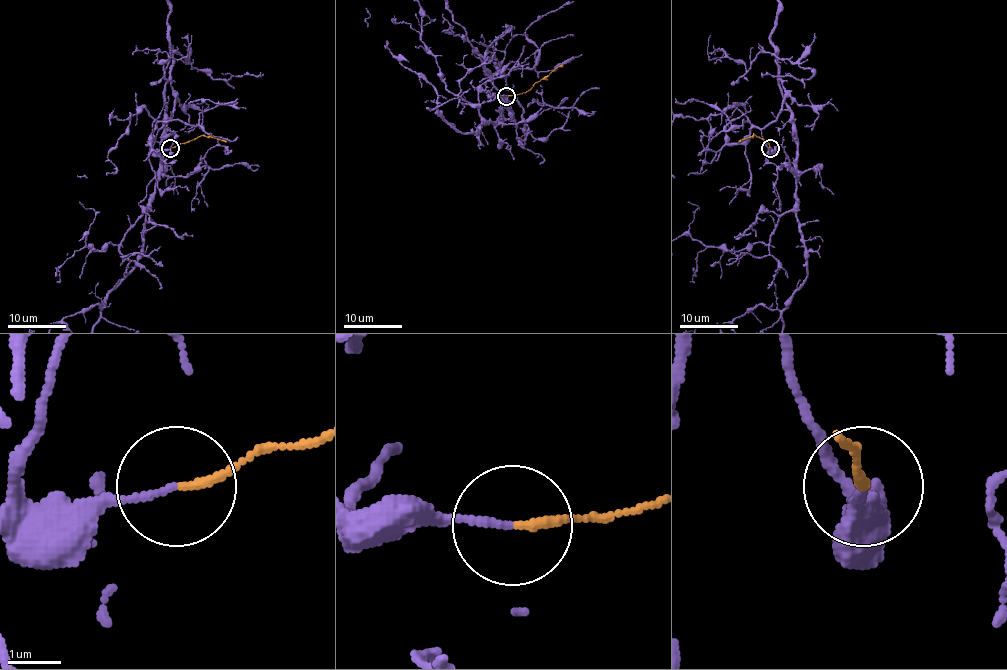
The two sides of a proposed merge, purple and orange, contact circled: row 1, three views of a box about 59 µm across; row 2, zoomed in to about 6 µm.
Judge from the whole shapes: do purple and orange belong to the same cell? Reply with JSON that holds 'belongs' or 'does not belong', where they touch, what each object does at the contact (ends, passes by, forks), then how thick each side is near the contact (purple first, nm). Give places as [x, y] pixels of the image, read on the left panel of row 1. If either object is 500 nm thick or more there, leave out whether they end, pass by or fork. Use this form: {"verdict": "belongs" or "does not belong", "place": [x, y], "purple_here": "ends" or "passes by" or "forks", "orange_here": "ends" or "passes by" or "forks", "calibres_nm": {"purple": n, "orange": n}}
{"verdict": "belongs", "place": [170, 148], "purple_here": "ends", "orange_here": "ends", "calibres_nm": {"purple": 110, "orange": 150}}

